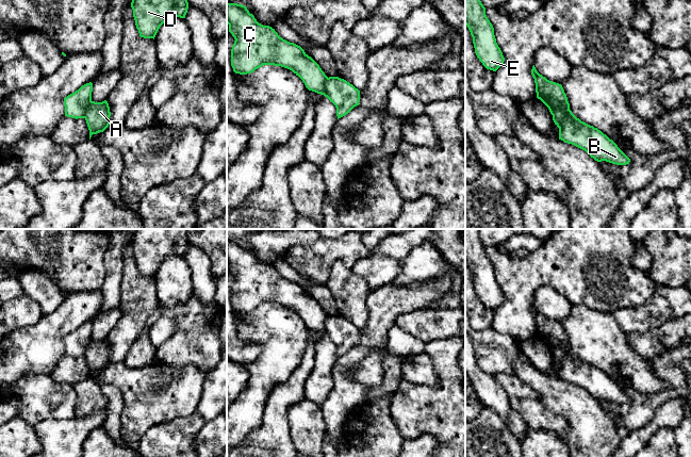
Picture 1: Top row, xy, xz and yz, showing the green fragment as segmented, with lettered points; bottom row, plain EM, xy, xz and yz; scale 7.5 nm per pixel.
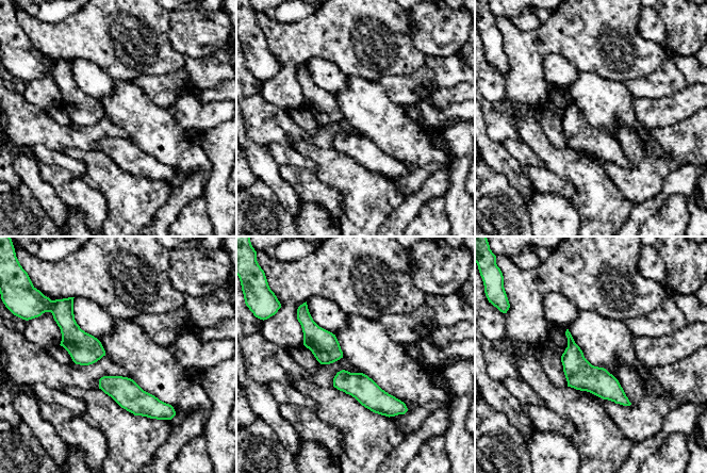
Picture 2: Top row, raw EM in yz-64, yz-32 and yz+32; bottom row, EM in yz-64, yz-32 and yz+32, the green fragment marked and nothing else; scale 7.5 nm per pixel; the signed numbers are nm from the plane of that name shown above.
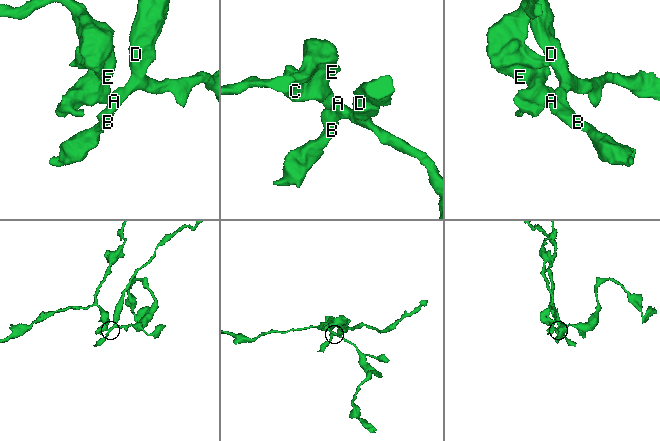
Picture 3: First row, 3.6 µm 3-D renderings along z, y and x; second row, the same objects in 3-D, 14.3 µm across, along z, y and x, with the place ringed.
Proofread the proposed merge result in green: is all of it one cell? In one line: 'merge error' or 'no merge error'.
merge error

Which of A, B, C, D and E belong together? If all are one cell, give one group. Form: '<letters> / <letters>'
A B D / C E

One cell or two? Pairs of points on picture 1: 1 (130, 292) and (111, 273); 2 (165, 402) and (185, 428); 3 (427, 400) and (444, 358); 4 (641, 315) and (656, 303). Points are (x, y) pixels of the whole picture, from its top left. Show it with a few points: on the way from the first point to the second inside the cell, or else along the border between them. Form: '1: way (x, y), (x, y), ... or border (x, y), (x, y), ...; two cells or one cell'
1: border (122, 258), (118, 306); two cells
2: border (198, 404), (198, 407), (191, 413), (153, 426); two cells
3: way (439, 394), (444, 389), (444, 370); one cell
4: way (644, 314), (653, 306); one cell

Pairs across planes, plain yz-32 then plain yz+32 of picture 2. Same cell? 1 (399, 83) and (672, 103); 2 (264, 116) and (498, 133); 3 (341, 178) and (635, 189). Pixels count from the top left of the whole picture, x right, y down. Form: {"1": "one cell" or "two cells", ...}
{"1": "two cells", "2": "one cell", "3": "two cells"}

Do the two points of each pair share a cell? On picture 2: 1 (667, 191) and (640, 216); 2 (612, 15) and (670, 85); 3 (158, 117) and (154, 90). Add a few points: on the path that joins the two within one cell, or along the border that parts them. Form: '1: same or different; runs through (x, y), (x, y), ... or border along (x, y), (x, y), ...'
1: same; runs through (660, 197), (646, 210)
2: different; border along (666, 58), (654, 71), (644, 77), (634, 79)
3: different; border along (138, 87), (155, 104), (167, 109)

